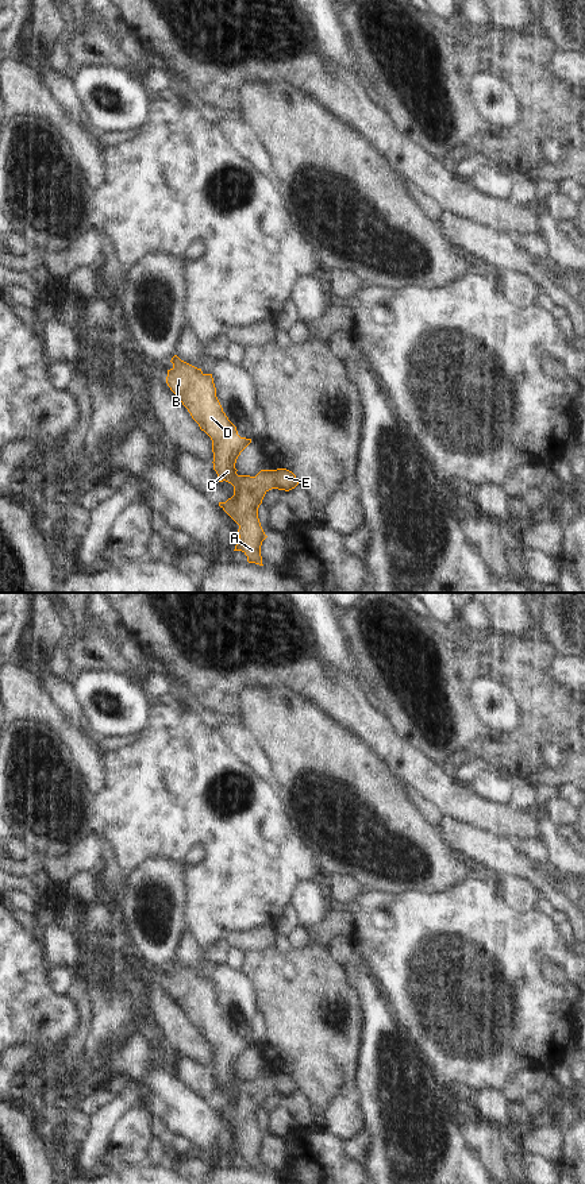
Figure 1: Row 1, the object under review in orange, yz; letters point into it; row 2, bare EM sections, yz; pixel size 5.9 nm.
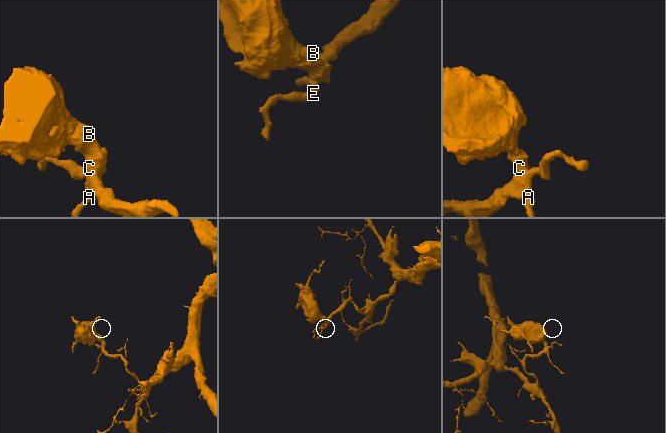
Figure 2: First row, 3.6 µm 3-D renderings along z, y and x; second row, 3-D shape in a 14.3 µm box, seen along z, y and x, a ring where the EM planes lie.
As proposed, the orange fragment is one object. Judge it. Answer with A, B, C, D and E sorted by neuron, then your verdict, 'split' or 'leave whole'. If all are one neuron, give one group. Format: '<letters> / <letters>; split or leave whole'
A B C D E; leave whole

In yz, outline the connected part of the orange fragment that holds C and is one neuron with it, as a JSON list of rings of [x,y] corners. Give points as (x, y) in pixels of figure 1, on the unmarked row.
[[[174,960],[166,988],[188,1014],[192,1023],[212,1045],[213,1075],[219,1087],[234,1091],[234,1100],[219,1111],[239,1130],[239,1146],[234,1156],[242,1156],[249,1168],[262,1169],[261,1150],[268,1142],[258,1123],[258,1112],[272,1094],[289,1096],[299,1087],[286,1073],[261,1075],[255,1081],[238,1080],[235,1068],[251,1044],[240,1042],[216,1002],[212,979],[204,979]]]

